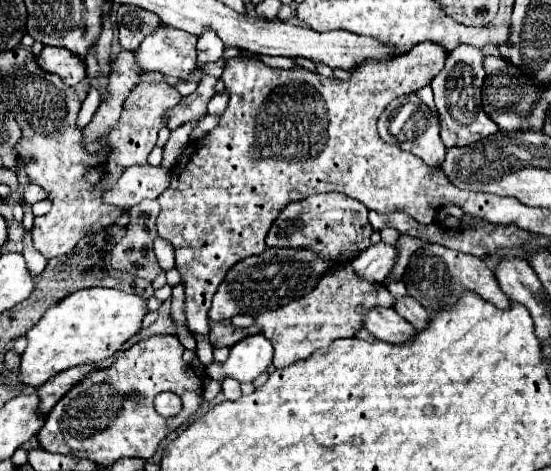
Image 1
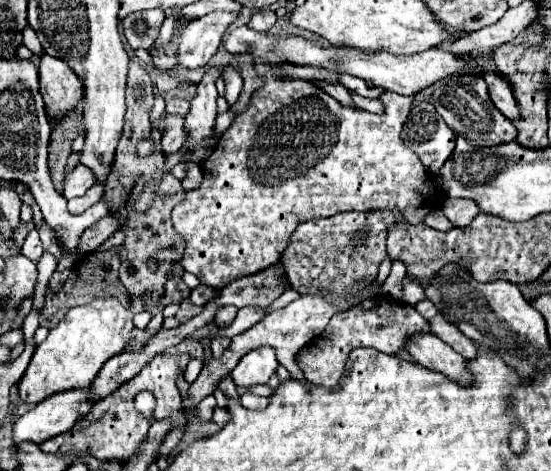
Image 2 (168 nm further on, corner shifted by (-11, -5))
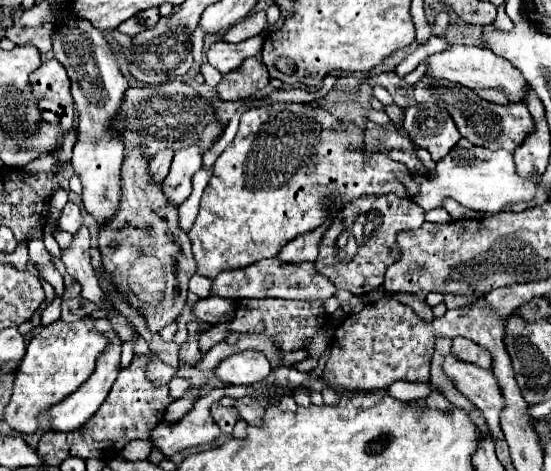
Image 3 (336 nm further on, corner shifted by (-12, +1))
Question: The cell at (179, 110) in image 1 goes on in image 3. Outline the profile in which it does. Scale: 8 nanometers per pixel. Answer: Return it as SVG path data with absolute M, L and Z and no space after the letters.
M166 148L166 150L162 150L162 152L158 152L158 156L156 158L152 158L150 160L150 176L152 176L152 182L154 184L162 184L162 180L166 178L166 174L168 174L168 170L170 170L170 162L172 162L172 150L170 148Z

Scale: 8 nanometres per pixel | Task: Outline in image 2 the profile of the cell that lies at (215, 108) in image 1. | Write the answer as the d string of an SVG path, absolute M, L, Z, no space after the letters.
M227 66L223 72L223 80L225 80L225 100L229 106L233 106L243 90L243 78L233 66Z

